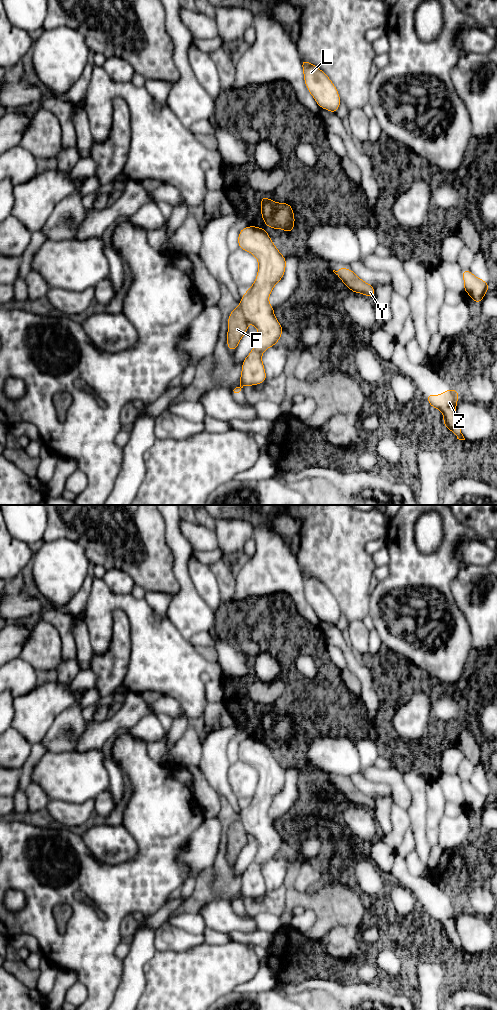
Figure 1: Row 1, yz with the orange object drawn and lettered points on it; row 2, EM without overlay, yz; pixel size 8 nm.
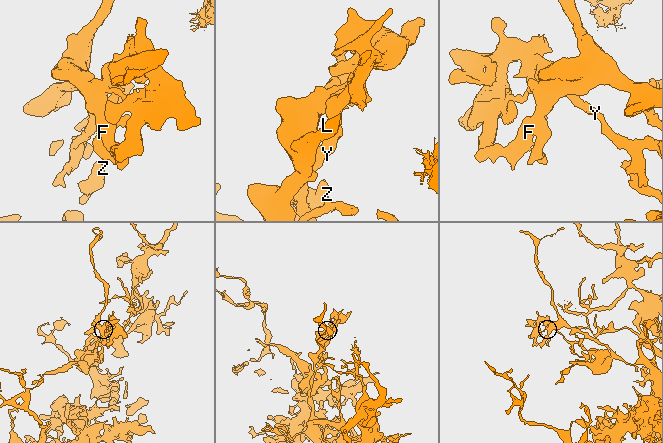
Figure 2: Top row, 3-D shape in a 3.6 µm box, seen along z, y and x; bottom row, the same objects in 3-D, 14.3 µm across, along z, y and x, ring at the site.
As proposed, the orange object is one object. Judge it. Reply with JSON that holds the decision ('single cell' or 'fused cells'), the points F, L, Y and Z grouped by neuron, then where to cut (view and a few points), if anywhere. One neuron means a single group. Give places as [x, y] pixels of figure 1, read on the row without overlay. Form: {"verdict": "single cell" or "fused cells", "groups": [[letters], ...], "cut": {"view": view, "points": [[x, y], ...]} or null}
{"verdict": "fused cells", "groups": [["F", "Y"], ["L", "Z"]], "cut": {"view": "yz", "points": [[238, 818], [247, 834]]}}

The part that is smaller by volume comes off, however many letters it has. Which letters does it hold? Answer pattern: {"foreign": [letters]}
{"foreign": ["F", "Y"]}

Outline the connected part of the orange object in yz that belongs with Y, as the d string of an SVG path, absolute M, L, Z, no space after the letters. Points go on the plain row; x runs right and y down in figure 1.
M342 778L338 783L333 782L333 784L341 791L351 804L364 806L374 811L376 807L374 799L360 791L351 780L347 782Z

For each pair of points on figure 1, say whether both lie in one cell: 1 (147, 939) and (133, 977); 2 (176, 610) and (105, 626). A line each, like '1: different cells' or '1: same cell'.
1: same cell
2: different cells

